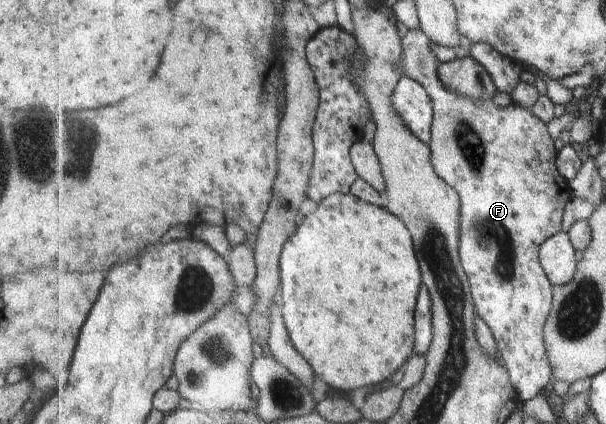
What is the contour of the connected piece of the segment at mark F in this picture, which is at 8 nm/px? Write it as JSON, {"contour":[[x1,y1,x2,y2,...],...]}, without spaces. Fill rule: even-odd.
{"contour":[[422,28,409,29,407,36,403,39,404,55,402,61,398,65,398,71,402,72,402,76,408,76,417,82,420,82,432,97,434,106,434,121,432,124,432,139,429,142,431,149,431,160,433,168,436,169,437,174,445,180,449,186,452,186,461,196,460,208,460,244,459,252,462,264,465,264,464,271,469,274,469,280,472,284,472,295,474,304,476,306,476,314,481,316,483,320,489,325,493,331,495,340,498,344,499,358,501,362,508,368,511,376,512,383,517,389,519,398,523,403,535,398,541,390,551,383,554,379,554,372,549,360,548,350,545,346,544,328,548,322,549,313,552,311,552,304,554,301,553,289,554,286,549,280,548,273,545,272,544,265,540,261,540,248,541,245,552,236,559,234,563,231,562,224,564,223,564,210,568,206,568,202,574,198,573,189,570,183,564,176,560,175,560,169,557,166,556,160,558,151,555,150,555,142,549,136,547,130,547,123,541,120,537,115,534,115,529,109,523,108,517,103,509,106,502,107,495,101,475,100,463,95,454,93,448,89,438,75,438,68,440,67,439,59,432,49,432,40,425,34]]}

